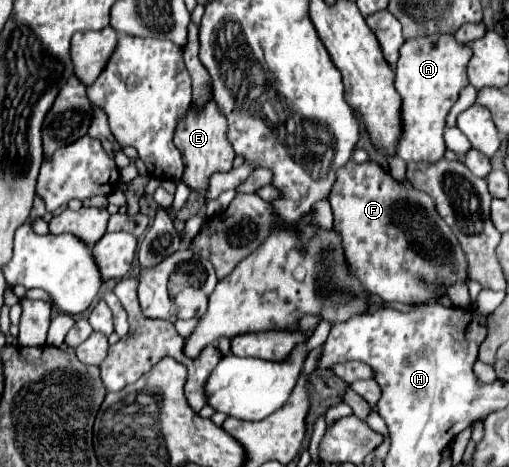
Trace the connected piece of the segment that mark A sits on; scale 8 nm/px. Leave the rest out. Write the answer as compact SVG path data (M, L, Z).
M432 34L426 38L406 40L396 62L396 88L402 96L402 138L398 142L398 158L404 162L436 162L444 156L442 138L444 120L452 104L458 100L462 86L468 86L466 64L472 50L460 44L454 34Z

